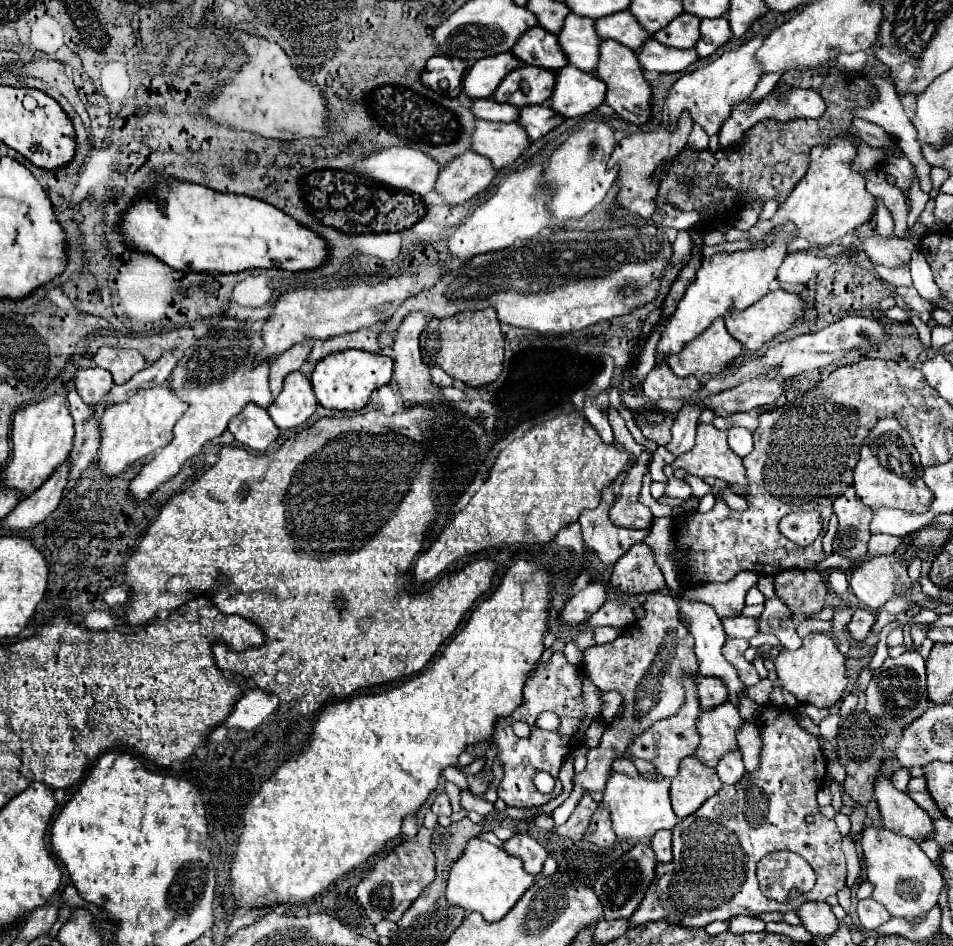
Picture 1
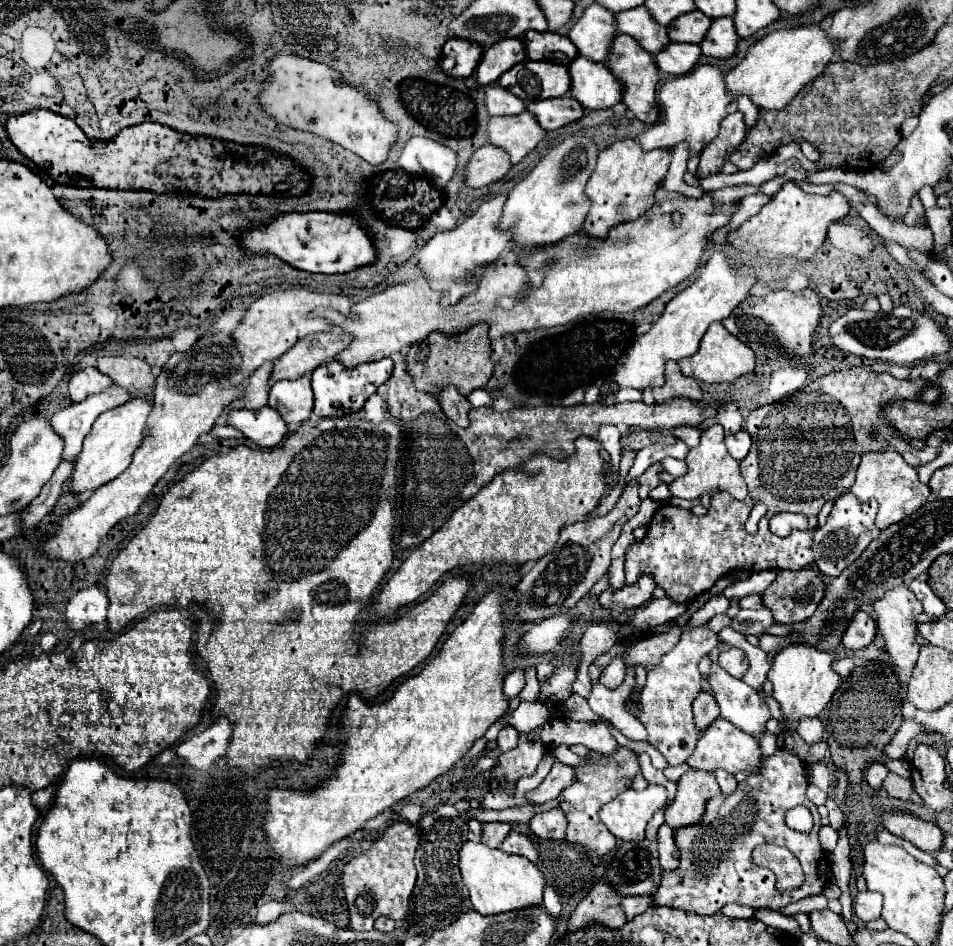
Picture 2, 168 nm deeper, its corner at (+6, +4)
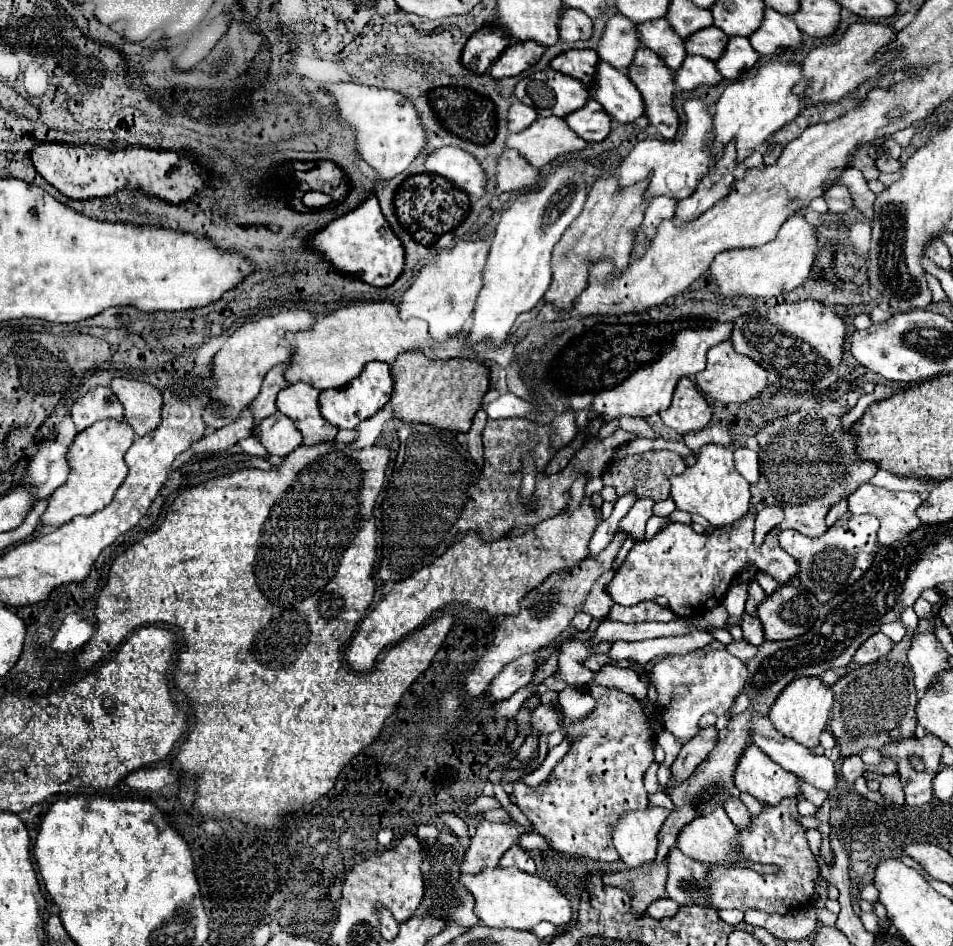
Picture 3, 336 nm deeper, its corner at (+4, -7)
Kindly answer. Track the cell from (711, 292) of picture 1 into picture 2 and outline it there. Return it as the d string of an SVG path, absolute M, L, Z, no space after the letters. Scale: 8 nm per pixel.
M714 252L712 258L702 266L700 276L678 296L674 296L662 316L654 322L648 334L636 338L632 348L624 358L620 358L614 370L614 382L620 386L646 390L664 384L664 364L668 360L680 360L692 356L698 350L698 342L712 322L720 322L732 314L732 310L750 296L756 284L756 274L748 266L738 266L724 256L724 252Z

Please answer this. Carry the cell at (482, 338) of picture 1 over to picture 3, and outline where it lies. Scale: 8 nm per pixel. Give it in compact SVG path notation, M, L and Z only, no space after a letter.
M412 351L398 355L390 373L394 381L394 393L390 399L394 419L404 423L426 423L444 431L466 433L490 389L490 369L470 359L432 361L420 351Z

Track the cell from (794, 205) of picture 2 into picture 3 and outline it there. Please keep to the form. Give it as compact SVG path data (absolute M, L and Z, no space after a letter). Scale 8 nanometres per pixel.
M792 215L780 227L774 241L752 247L732 249L720 253L710 265L710 279L716 283L718 293L724 297L778 297L800 287L810 275L816 255L816 233L814 227L800 215Z

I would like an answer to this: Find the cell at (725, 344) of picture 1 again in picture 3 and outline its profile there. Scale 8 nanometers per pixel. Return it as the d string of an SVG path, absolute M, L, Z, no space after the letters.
M724 341L708 351L708 367L696 375L696 383L700 391L710 399L720 403L746 403L762 395L768 385L768 373L750 357L736 353L730 341Z

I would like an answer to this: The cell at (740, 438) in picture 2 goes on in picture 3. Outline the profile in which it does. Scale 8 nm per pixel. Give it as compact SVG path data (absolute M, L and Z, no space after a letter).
M738 447L734 449L734 461L736 461L736 469L738 473L750 481L750 483L758 483L760 477L760 465L758 465L758 453L750 451L746 447Z

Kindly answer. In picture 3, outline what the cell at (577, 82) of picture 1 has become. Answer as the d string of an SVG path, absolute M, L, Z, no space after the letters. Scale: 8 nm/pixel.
M600 61L596 67L592 97L618 123L632 123L644 115L644 99L626 73Z

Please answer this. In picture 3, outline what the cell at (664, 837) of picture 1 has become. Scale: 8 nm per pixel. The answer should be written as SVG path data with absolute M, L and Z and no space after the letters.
M678 847L668 857L666 895L678 905L708 905L708 867L686 857Z

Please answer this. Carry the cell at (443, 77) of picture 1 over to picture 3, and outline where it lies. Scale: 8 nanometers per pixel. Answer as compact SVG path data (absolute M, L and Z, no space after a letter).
M484 25L468 39L462 53L462 63L474 73L484 73L494 63L494 59L498 59L498 55L508 47L508 43L510 39L506 39L502 31L490 31L490 27Z

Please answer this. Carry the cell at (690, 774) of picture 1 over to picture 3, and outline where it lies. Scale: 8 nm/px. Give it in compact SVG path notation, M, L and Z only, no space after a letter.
M718 807L714 813L706 815L706 817L698 817L694 819L692 823L688 823L680 835L678 835L678 849L692 857L694 861L698 863L704 863L704 865L742 865L742 867L750 867L754 871L758 871L758 867L762 867L760 863L750 863L746 859L742 859L740 855L740 849L736 845L736 839L738 839L738 829L734 827L734 823L728 819L726 811L722 807Z

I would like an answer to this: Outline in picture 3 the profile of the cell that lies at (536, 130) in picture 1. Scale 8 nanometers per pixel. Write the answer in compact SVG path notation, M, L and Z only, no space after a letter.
M590 99L582 109L574 111L564 119L570 125L570 129L576 131L588 143L604 141L612 131L610 115L606 115L606 111L602 111L600 103L594 103L594 99Z

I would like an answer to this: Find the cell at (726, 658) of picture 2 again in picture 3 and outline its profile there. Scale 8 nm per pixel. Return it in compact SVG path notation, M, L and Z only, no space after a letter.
M712 651L704 657L698 653L671 655L652 669L658 689L658 705L662 709L664 729L668 729L682 743L698 733L698 719L704 713L724 715L736 697L742 693L746 683L746 667L740 659L732 657L728 651Z

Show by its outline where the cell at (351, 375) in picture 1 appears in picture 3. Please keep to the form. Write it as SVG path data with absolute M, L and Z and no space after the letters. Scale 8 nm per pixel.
M368 363L362 369L362 375L358 379L352 379L346 387L338 389L326 389L320 393L320 411L324 419L338 429L354 429L360 421L376 415L392 395L392 377L390 377L390 365L388 363Z

